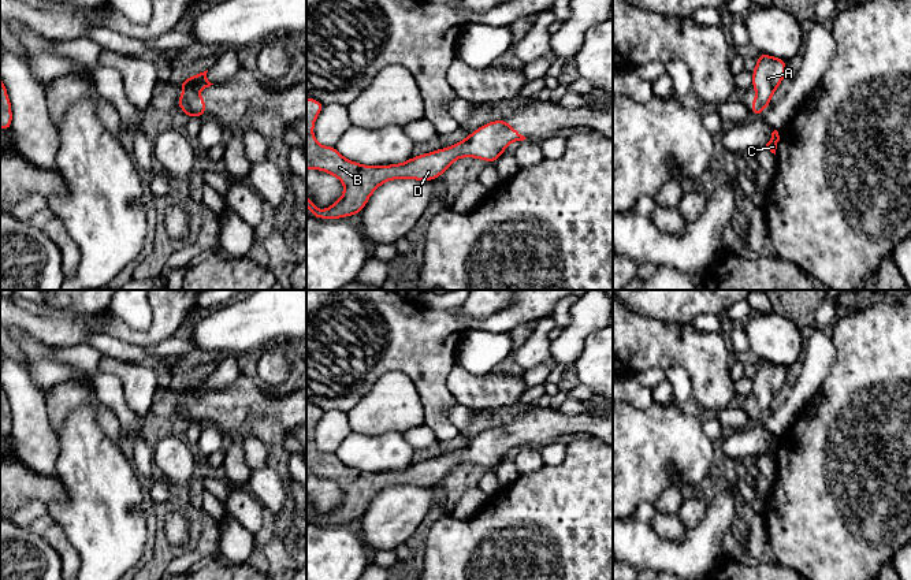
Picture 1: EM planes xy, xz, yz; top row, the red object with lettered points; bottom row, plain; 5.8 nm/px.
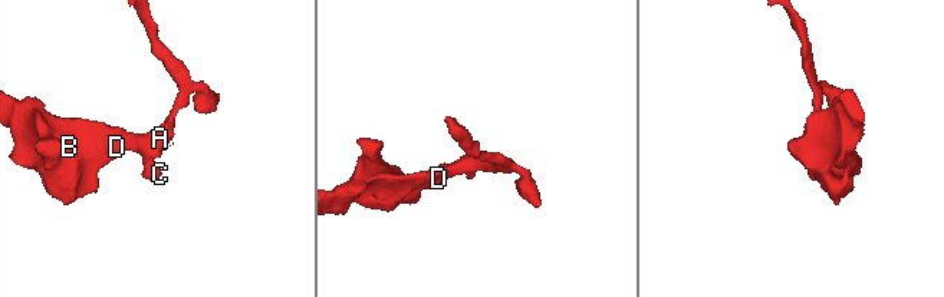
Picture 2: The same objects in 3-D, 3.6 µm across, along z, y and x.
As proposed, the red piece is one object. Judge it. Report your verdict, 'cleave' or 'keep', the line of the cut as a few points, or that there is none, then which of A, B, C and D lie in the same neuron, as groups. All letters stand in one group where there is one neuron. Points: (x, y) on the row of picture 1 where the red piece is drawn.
keep | no cut | A B C D

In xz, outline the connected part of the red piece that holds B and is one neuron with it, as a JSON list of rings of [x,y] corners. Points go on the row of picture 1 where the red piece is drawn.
[[[306,97],[306,170],[315,168],[336,176],[345,185],[345,192],[326,211],[320,211],[306,194],[306,207],[317,219],[339,219],[360,213],[372,193],[387,181],[434,181],[460,157],[497,161],[509,144],[527,140],[507,122],[498,119],[483,124],[450,148],[428,152],[401,164],[371,167],[347,160],[335,146],[321,146],[315,140],[315,120],[323,108],[323,103]]]

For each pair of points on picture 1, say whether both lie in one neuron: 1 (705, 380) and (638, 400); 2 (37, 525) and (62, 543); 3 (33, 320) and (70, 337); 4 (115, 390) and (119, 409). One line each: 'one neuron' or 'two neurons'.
1: two neurons
2: one neuron
3: one neuron
4: one neuron

